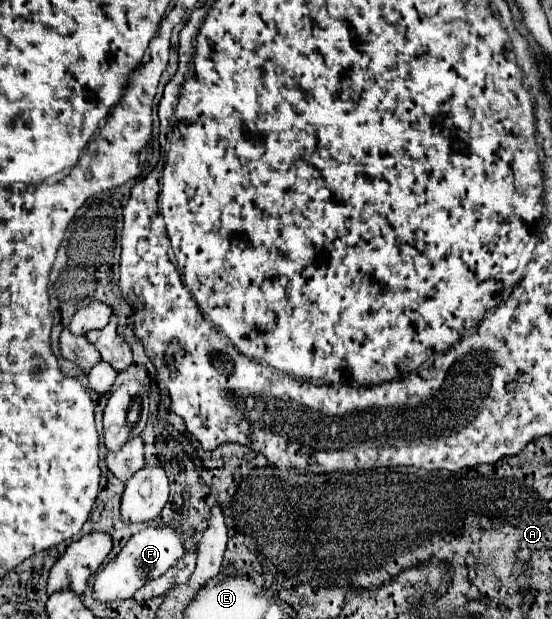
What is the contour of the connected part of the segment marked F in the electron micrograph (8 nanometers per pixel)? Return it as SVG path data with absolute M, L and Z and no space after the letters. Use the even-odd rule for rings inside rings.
M152 525L146 527L142 531L138 531L136 535L132 535L128 539L128 543L124 545L124 549L118 553L118 557L114 561L110 561L98 575L94 581L94 597L102 603L110 603L116 599L130 599L134 597L134 593L146 583L146 579L154 579L160 577L168 567L174 565L174 561L178 557L182 557L184 547L182 541L186 537L194 535L192 529L188 531L180 531L172 525Z

